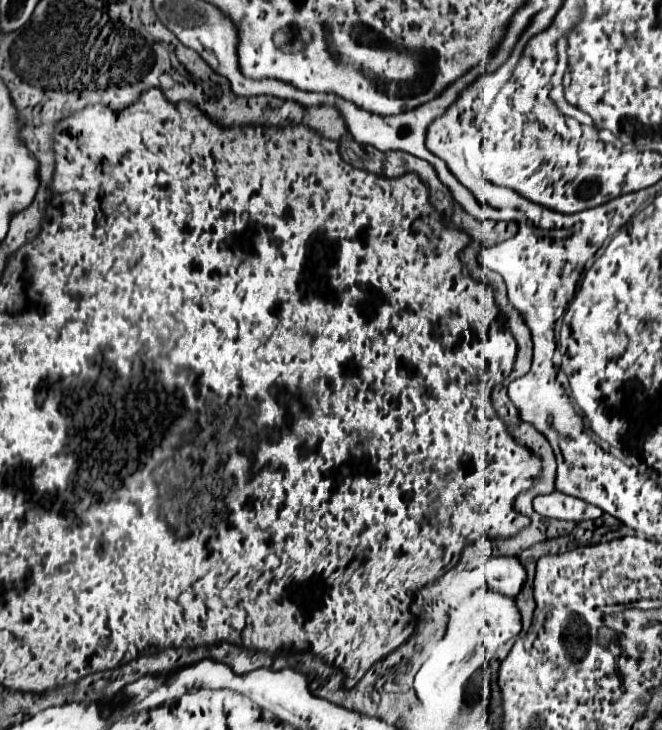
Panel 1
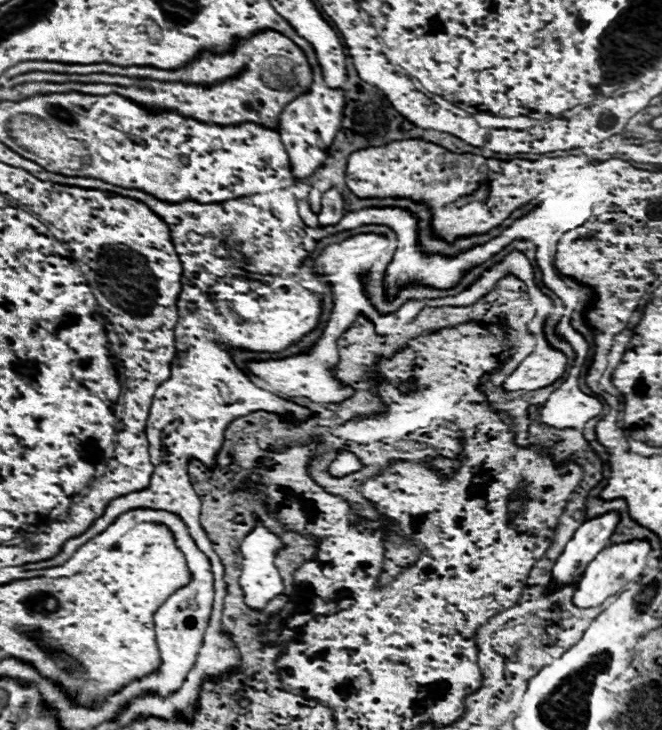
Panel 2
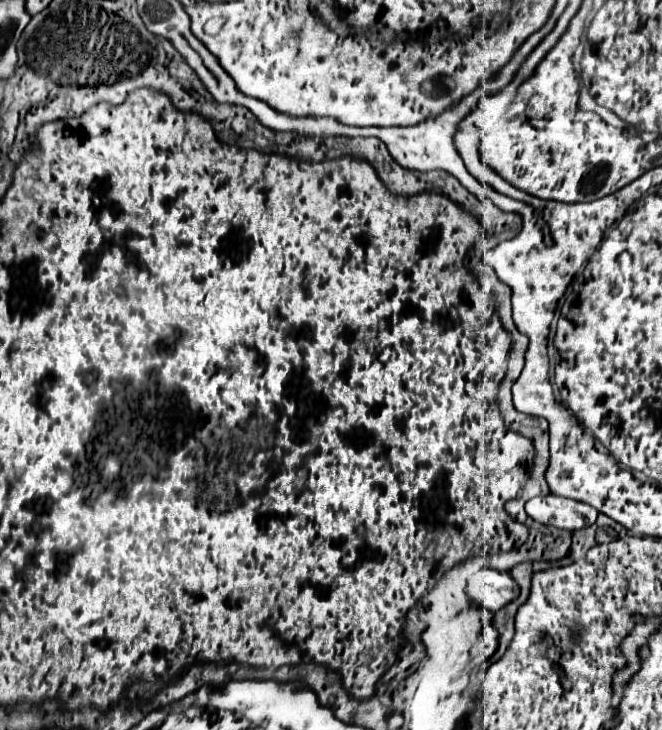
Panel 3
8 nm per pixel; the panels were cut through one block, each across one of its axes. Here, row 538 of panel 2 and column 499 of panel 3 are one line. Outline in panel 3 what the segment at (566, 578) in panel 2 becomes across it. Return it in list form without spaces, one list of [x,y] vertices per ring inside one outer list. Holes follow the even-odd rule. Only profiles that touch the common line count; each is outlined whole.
[[[482,568],[468,582],[466,592],[474,604],[480,604],[490,612],[498,612],[502,606],[506,606],[520,594],[520,586],[510,572]]]

